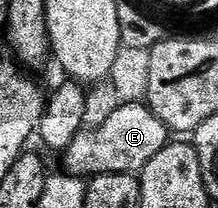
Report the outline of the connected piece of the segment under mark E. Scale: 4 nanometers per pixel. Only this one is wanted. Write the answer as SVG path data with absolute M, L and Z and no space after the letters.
M125 101L106 120L106 124L81 130L78 136L63 151L63 169L75 178L91 180L97 174L135 174L166 148L170 141L170 131L158 116L143 101Z

